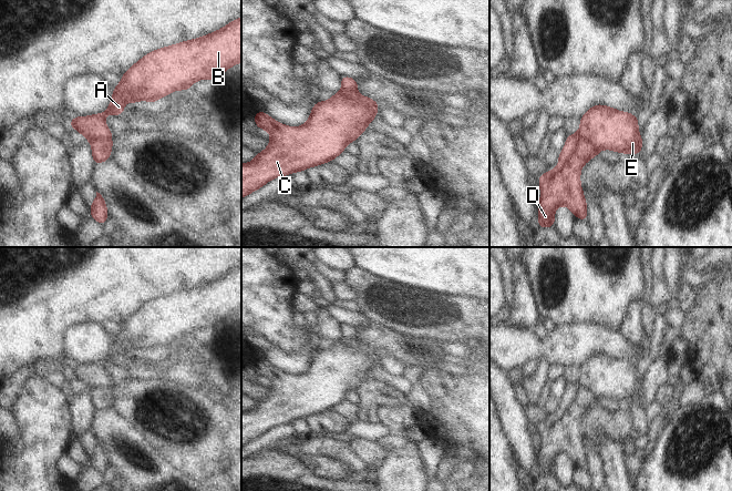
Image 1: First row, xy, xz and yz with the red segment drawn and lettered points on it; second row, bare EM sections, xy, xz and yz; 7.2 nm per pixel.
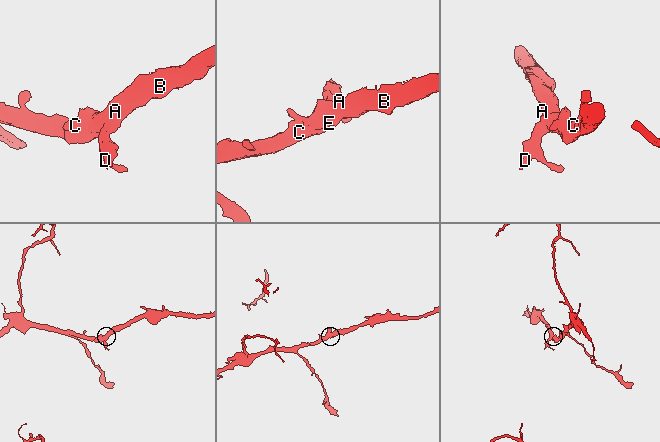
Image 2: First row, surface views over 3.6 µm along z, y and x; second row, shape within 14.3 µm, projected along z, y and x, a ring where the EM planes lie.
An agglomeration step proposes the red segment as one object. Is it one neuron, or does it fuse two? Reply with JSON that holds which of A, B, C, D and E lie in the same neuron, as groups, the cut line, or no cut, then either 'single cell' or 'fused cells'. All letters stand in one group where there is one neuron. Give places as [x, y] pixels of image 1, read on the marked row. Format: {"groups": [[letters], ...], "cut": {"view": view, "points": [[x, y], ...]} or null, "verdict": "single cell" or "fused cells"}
{"groups": [["A", "B", "C", "E"], ["D"]], "cut": {"view": "xz", "points": [[342, 91], [351, 94], [364, 105], [377, 106]]}, "verdict": "fused cells"}

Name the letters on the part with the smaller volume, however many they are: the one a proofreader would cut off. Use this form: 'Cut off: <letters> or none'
Cut off: D

